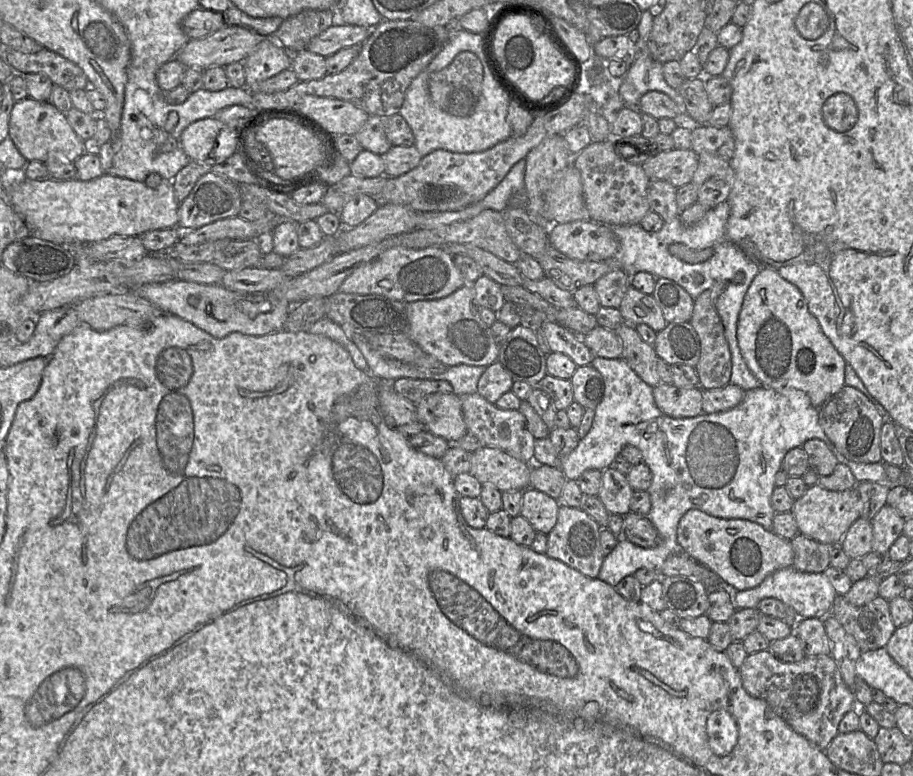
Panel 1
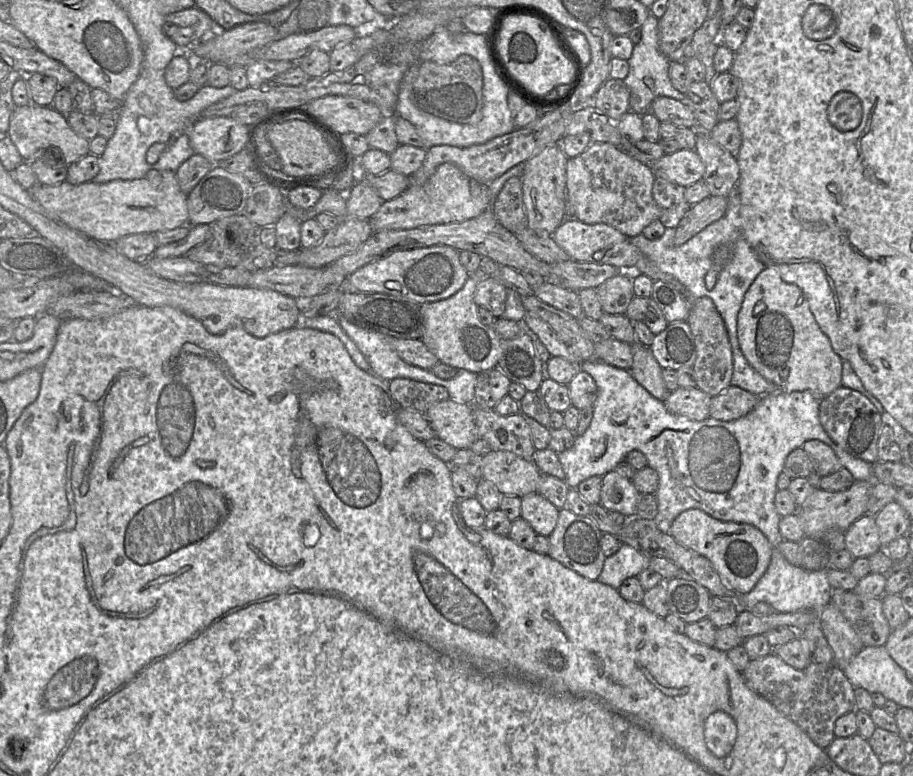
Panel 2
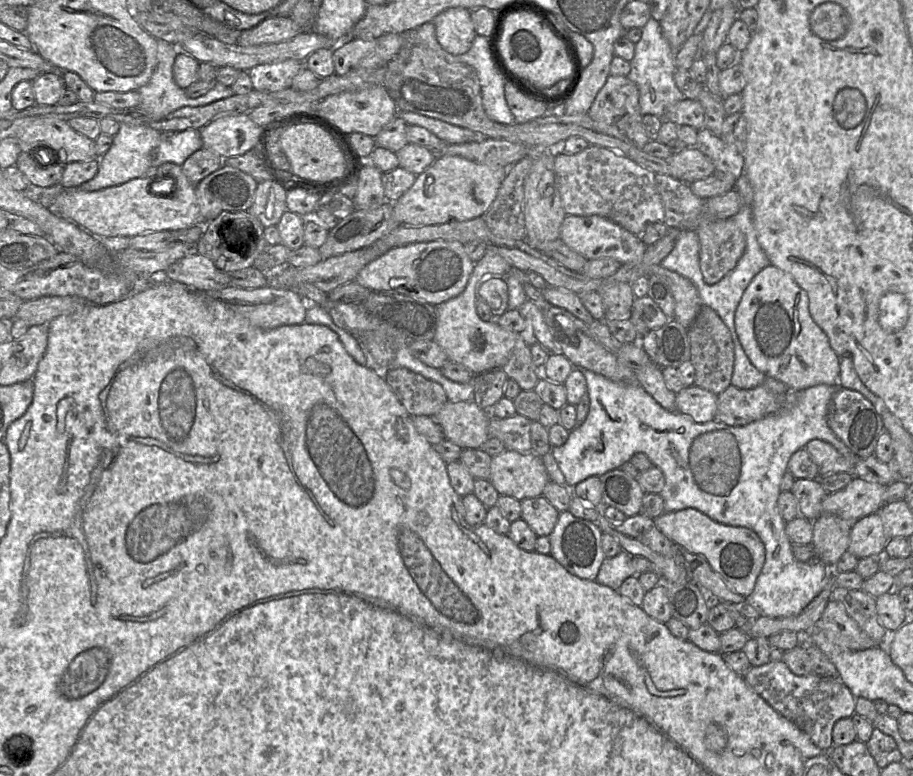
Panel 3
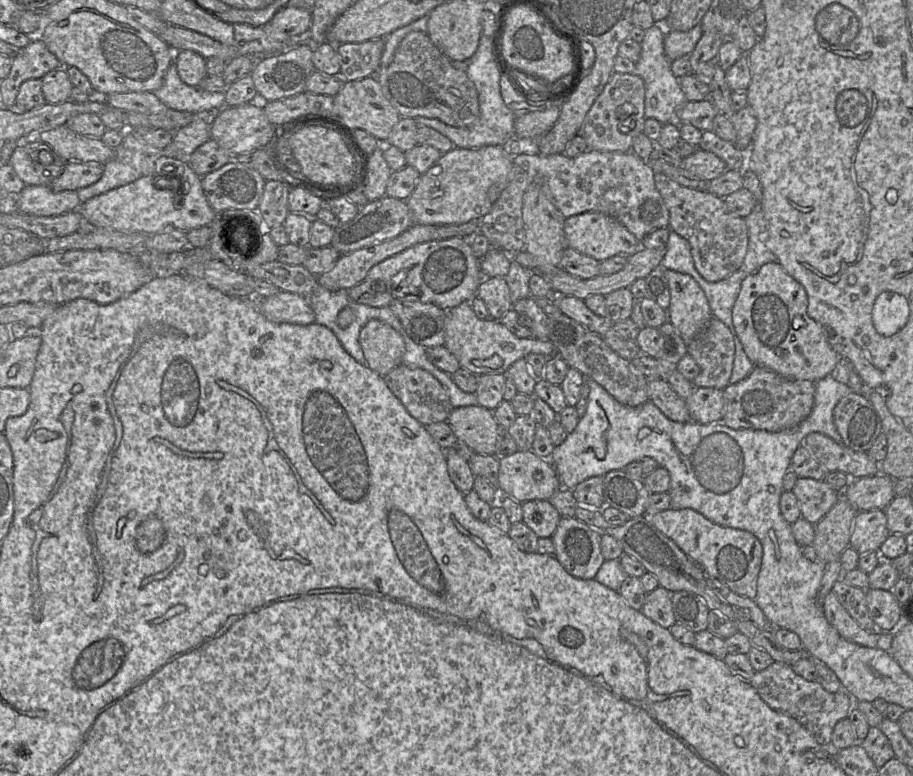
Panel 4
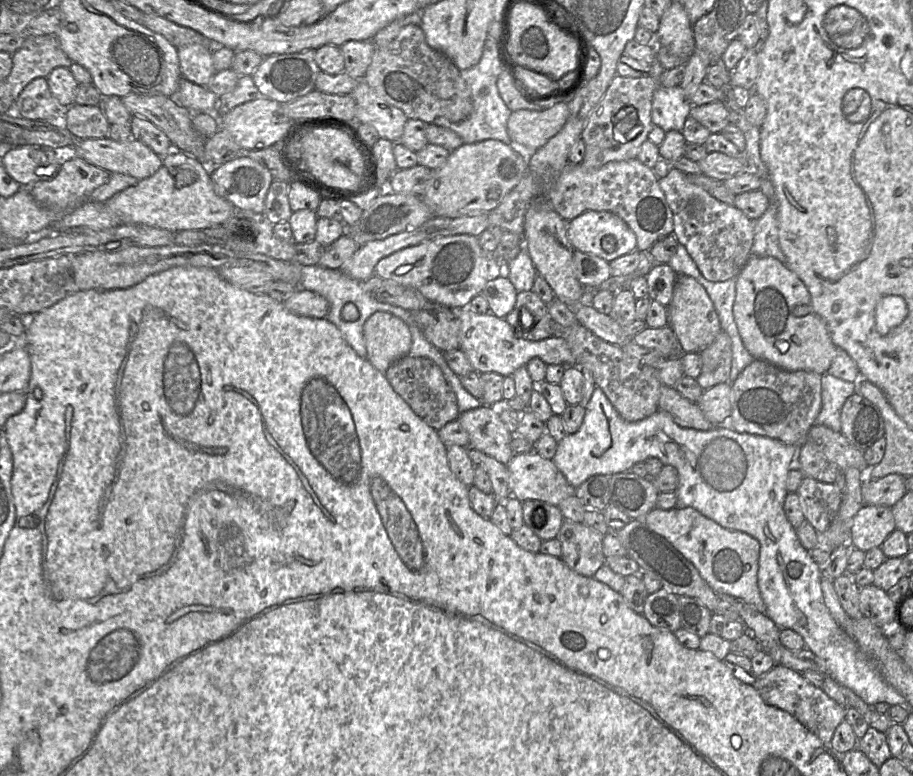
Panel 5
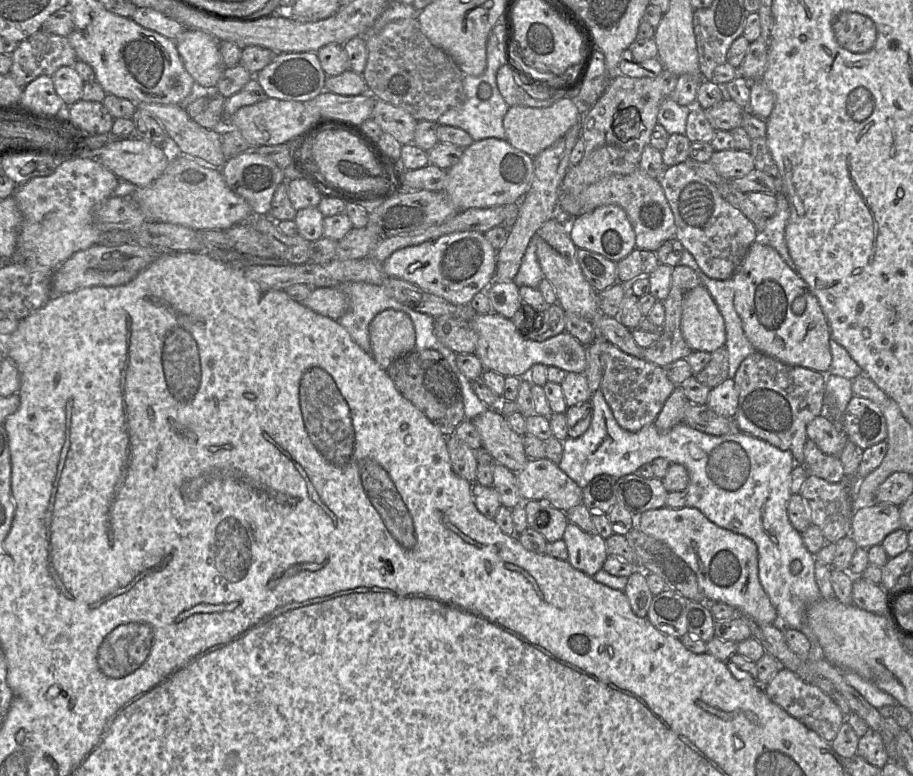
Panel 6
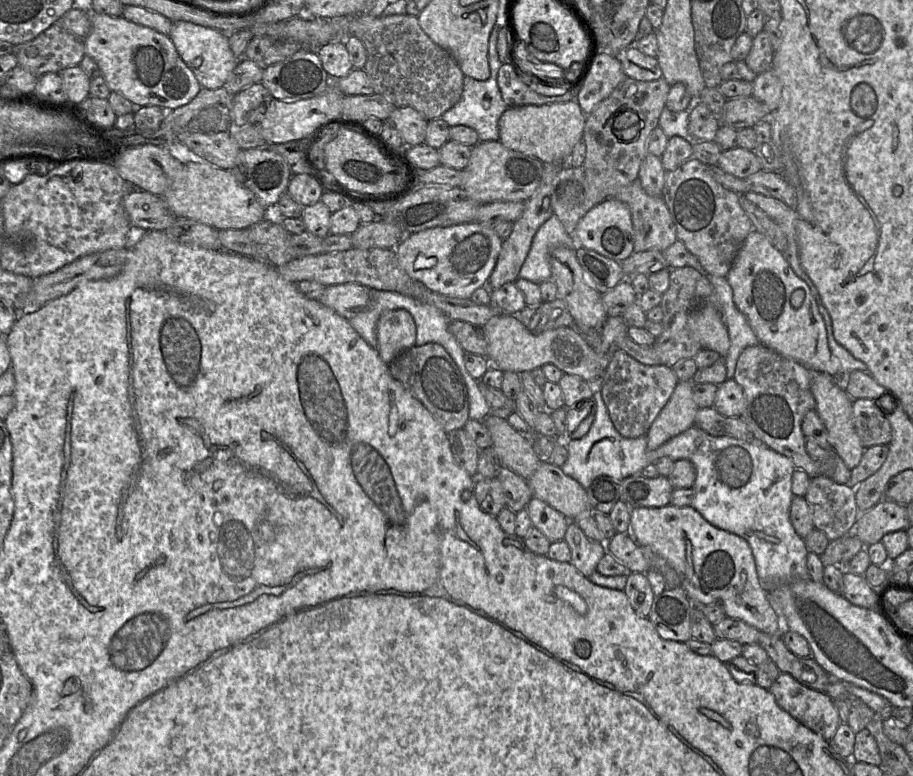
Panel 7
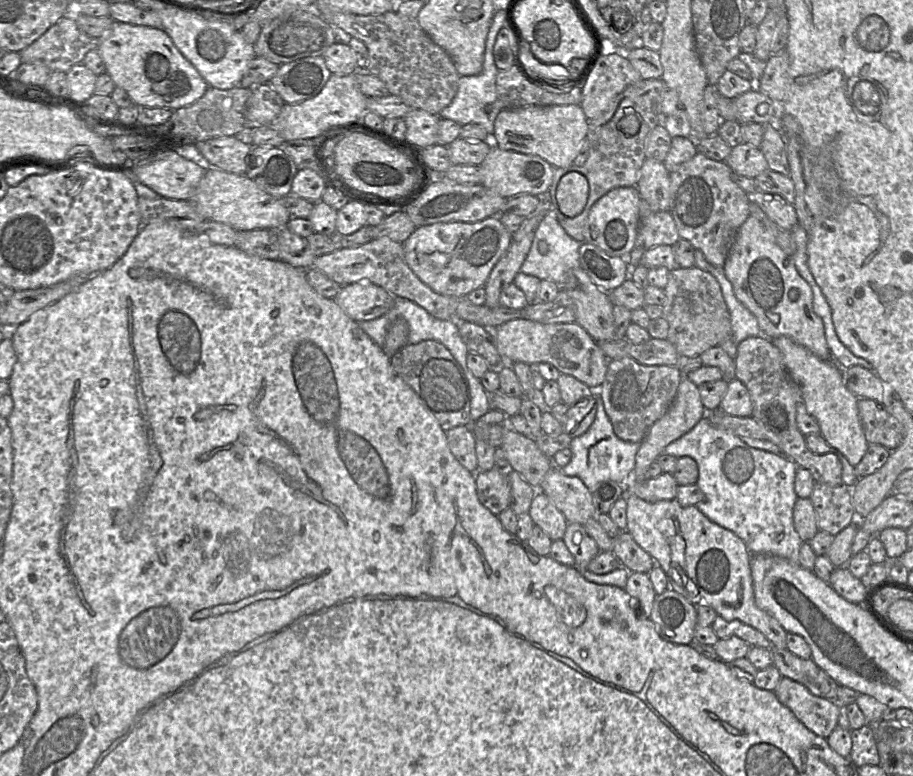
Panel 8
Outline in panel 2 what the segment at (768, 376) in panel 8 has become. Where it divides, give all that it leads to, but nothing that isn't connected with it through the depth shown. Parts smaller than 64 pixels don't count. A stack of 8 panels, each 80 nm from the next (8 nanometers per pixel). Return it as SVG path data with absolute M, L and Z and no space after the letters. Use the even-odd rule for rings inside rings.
M730 385L724 392L711 398L710 417L733 421L750 413L760 397L738 386Z

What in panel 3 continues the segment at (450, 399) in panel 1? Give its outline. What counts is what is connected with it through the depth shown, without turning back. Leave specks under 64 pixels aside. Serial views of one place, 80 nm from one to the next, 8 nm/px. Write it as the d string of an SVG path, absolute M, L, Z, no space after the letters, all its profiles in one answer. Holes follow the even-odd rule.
M448 401L434 416L442 426L445 438L462 449L479 449L490 438L488 424L490 412L480 408L474 401L451 402Z

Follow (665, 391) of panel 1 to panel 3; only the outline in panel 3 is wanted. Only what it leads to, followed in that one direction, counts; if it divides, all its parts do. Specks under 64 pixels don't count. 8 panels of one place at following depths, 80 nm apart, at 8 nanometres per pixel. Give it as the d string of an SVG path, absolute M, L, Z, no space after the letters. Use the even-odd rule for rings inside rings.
M689 386L676 394L675 410L689 415L697 423L706 423L715 419L718 395L699 388Z

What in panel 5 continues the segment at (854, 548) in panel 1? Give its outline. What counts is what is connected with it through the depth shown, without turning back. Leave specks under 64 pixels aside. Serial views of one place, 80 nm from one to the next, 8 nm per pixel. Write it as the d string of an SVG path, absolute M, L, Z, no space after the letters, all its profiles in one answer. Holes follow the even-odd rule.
M864 504L853 518L848 544L866 552L880 547L895 529L891 507Z

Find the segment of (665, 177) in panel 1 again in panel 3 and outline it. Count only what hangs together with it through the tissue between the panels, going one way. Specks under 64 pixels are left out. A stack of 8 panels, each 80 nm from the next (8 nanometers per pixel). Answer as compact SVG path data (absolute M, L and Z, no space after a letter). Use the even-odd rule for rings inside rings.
M687 147L666 161L671 168L671 176L688 184L705 179L716 171L711 159L697 147Z

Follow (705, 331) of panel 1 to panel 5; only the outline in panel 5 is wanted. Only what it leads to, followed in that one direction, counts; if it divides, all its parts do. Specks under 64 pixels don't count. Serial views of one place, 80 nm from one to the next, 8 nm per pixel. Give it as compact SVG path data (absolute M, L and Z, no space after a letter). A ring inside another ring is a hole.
M722 330L713 343L699 354L702 360L702 370L696 381L704 390L729 382L732 367L732 343L725 331Z

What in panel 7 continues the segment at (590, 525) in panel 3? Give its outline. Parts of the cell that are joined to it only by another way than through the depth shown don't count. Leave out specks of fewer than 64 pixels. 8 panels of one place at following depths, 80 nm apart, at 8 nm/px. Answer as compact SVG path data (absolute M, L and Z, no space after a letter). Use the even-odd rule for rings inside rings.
M569 522L564 540L571 550L570 563L589 577L607 552L605 542L588 538L575 522Z

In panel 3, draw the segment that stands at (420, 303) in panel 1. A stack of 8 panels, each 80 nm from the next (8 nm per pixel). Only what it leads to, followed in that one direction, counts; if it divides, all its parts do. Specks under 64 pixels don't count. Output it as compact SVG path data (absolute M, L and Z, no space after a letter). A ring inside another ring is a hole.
M487 249L485 255L473 269L469 281L462 293L436 307L437 327L433 341L447 354L449 361L467 367L474 376L501 369L508 361L511 352L519 340L530 339L528 335L519 335L500 326L496 320L483 321L477 314L477 287L488 276L505 277L512 266L493 249Z

